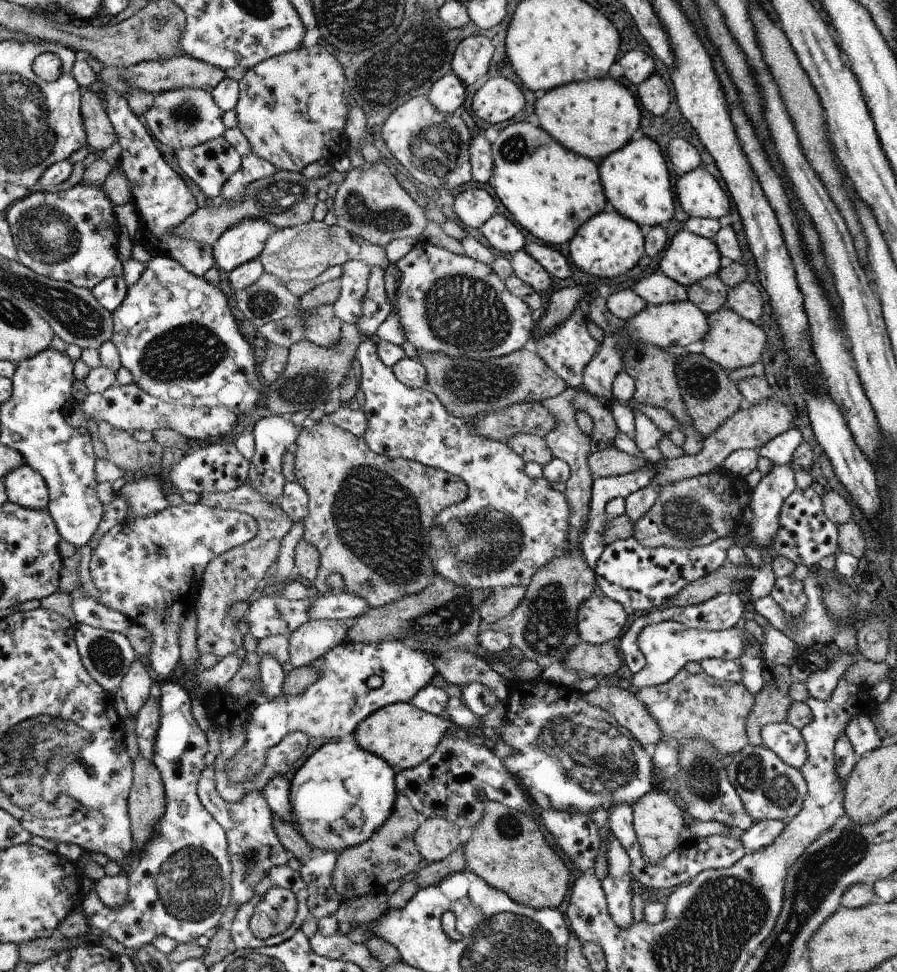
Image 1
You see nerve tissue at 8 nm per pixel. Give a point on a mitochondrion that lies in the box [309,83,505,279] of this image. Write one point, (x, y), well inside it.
(434, 149)

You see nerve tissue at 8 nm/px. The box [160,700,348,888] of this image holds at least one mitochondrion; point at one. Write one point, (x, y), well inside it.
(249, 857)

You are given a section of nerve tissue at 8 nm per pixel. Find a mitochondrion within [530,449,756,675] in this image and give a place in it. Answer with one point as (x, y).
(685, 518)

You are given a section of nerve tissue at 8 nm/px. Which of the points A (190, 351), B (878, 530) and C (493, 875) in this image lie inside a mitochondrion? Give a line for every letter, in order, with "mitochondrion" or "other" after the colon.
A: mitochondrion
B: other
C: other

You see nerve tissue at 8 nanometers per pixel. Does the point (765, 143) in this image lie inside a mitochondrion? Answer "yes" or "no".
no

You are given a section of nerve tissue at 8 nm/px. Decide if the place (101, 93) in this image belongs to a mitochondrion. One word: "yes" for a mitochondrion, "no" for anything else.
no

